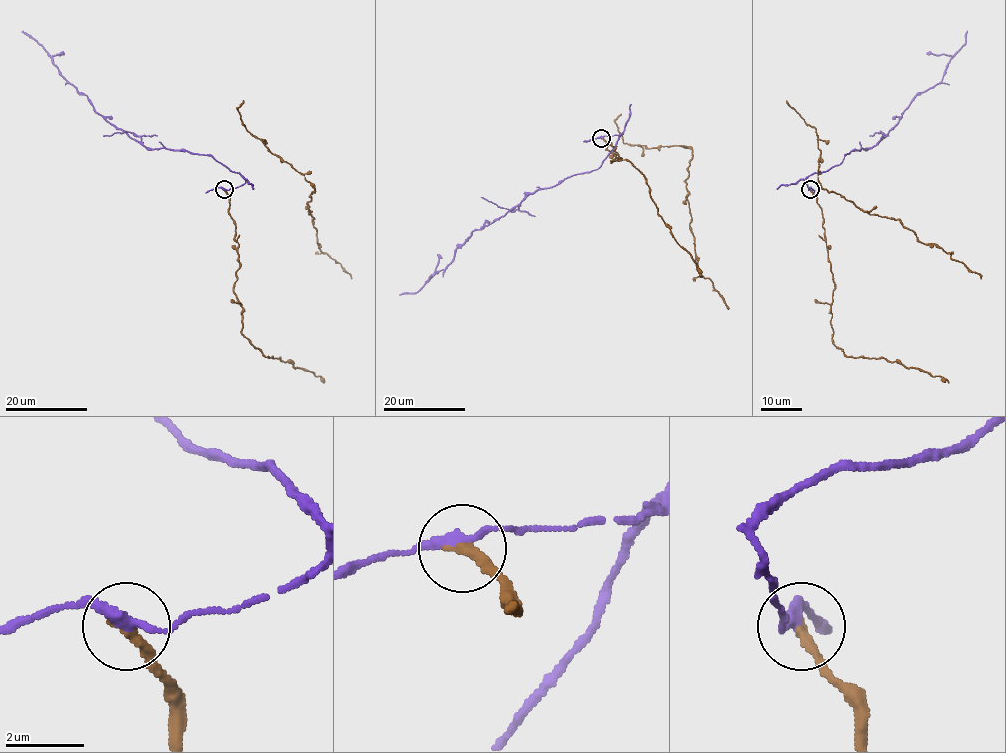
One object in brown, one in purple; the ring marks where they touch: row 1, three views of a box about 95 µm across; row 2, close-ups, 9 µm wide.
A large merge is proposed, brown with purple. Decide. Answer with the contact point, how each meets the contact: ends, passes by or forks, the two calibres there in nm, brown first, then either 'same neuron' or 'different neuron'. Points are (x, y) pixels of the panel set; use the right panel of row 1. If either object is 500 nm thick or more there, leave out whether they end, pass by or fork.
(810, 189) | brown ends | purple passes by | 260/260 nm | different neuron

